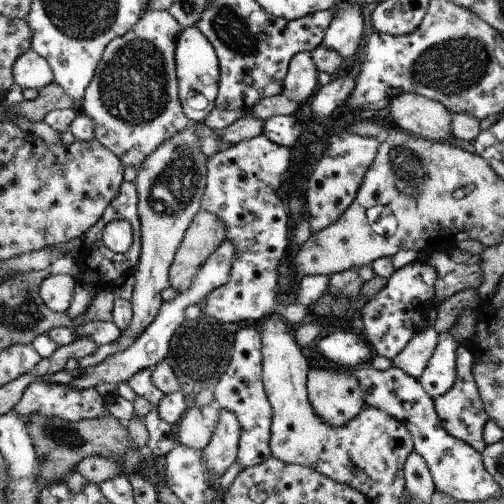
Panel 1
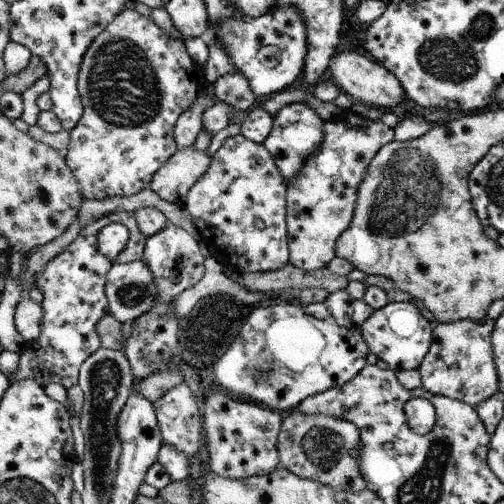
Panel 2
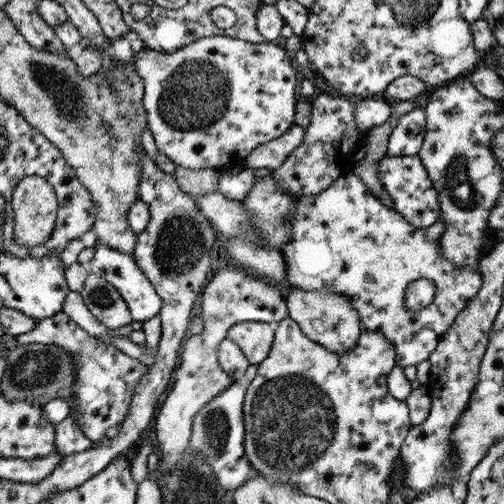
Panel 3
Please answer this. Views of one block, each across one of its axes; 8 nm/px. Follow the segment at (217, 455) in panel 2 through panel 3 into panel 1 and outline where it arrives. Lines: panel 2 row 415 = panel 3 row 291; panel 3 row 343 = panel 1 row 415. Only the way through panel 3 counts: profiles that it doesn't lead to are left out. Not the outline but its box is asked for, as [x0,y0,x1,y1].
[177,404,221,450]

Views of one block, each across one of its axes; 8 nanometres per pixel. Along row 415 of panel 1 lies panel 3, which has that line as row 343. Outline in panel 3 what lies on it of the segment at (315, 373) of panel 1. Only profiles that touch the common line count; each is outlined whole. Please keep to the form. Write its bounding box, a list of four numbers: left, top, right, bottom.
[285,288,363,356]

